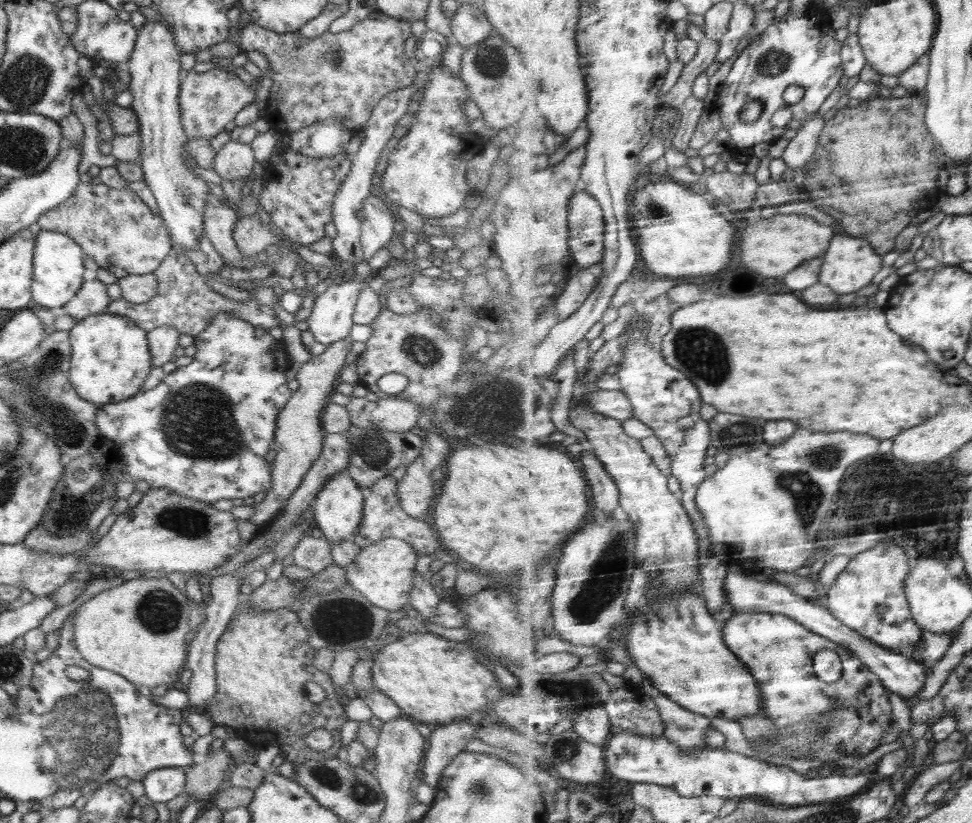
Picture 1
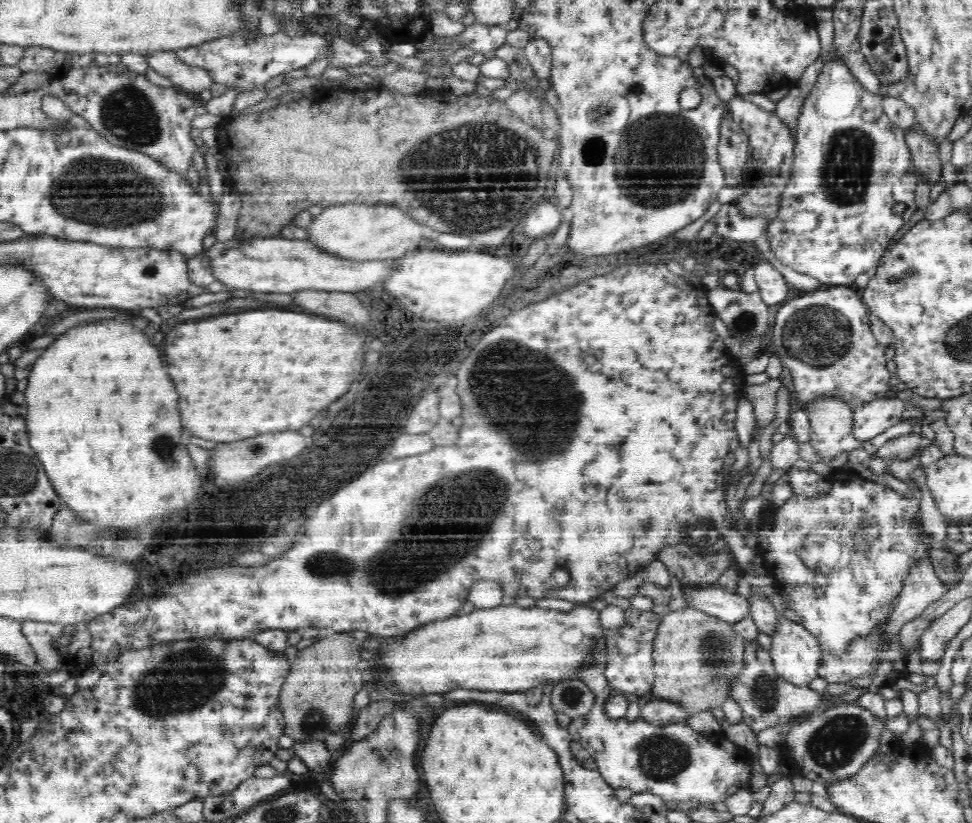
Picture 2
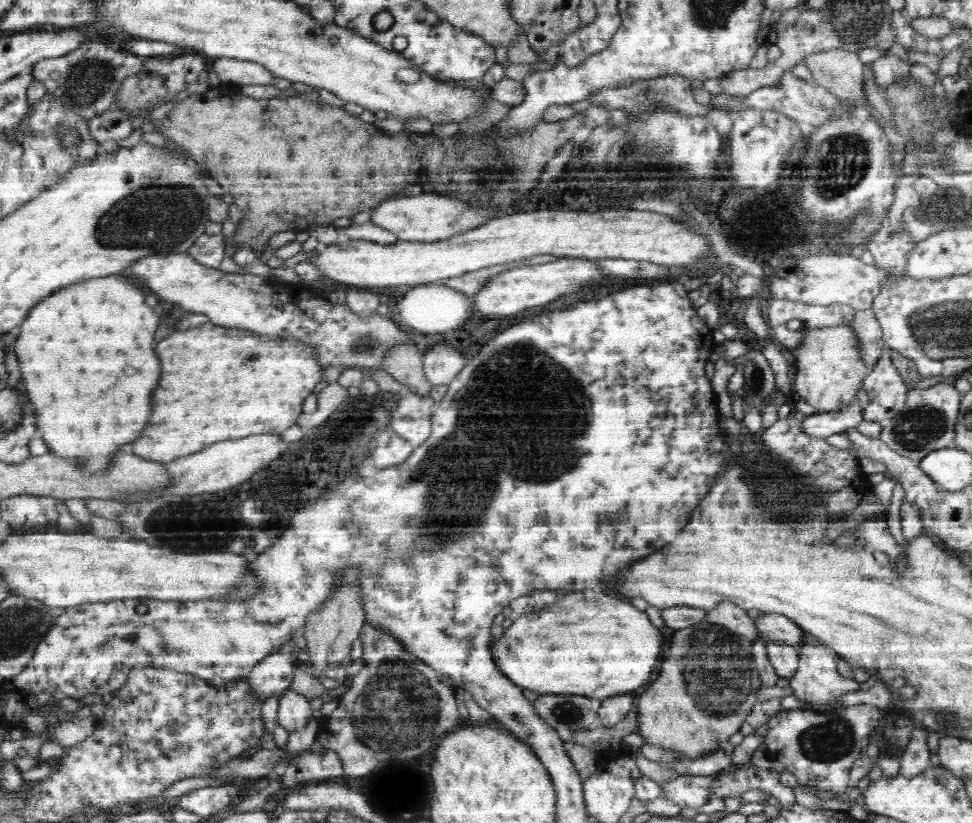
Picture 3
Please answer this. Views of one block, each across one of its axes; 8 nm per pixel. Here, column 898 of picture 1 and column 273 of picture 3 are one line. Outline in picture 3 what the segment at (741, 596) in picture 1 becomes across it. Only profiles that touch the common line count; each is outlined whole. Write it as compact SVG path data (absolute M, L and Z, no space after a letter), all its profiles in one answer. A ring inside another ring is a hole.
M274 651L252 667L248 682L256 691L256 695L269 698L288 690L292 682L294 666L295 662L288 653Z

